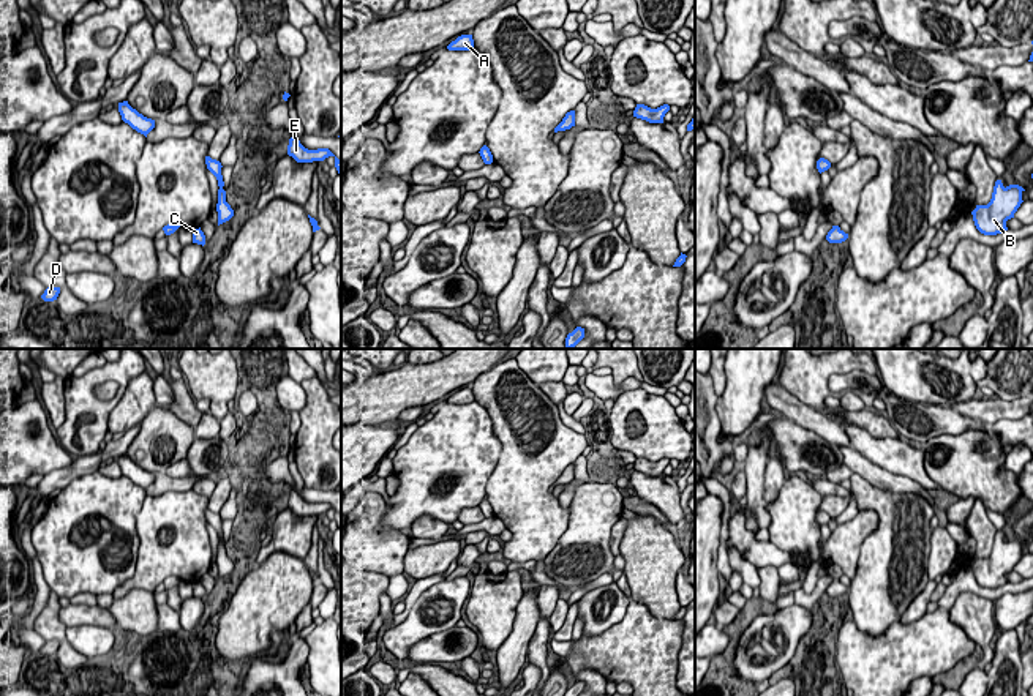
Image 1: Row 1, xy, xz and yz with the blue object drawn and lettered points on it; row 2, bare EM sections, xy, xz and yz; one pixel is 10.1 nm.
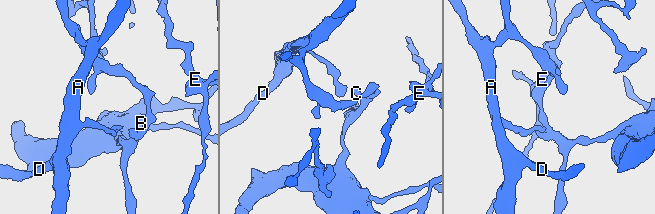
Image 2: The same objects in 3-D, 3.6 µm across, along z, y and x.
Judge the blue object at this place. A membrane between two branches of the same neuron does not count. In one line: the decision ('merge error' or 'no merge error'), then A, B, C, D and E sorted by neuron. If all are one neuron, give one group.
merge error; groups A D / B C E

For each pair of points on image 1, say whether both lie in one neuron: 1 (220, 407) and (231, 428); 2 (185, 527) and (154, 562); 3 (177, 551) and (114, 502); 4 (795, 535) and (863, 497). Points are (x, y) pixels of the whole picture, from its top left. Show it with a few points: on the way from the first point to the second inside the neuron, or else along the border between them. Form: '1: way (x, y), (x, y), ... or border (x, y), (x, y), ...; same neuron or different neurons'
1: border (228, 411), (220, 420), (209, 412); different neurons
2: way (177, 535), (161, 554); same neuron
3: border (146, 494), (144, 504), (136, 515), (136, 557); different neurons
4: border (822, 496), (817, 512); different neurons

